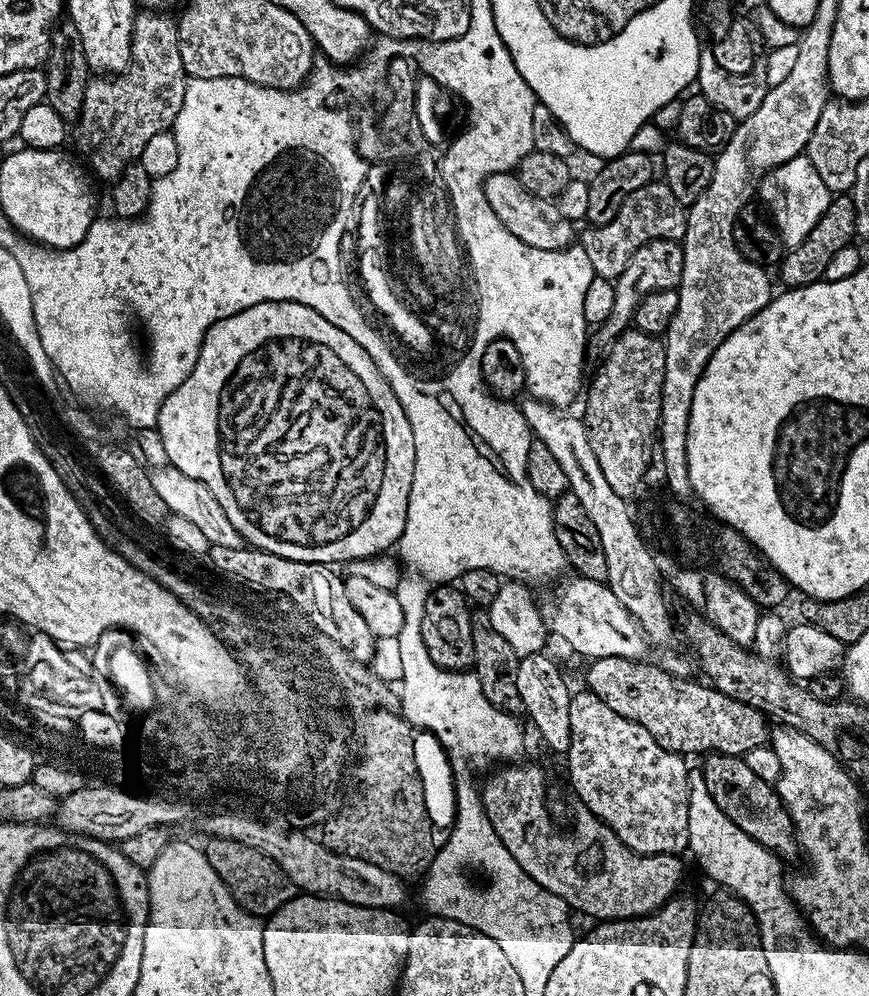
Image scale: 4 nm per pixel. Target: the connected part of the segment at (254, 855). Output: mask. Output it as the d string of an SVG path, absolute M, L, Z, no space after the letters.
M208 838L203 841L202 851L206 862L214 866L214 874L222 878L226 890L236 899L240 908L245 908L251 916L267 918L292 899L294 889L288 882L284 871L266 854L254 850L254 846L246 846L242 842L232 842L226 838Z

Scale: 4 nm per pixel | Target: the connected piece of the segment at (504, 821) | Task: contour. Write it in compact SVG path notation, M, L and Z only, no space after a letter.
M513 763L500 766L497 772L479 789L485 814L498 834L503 846L513 855L514 861L534 880L552 895L564 900L569 909L593 916L593 921L631 920L637 916L648 916L657 912L667 900L677 895L680 879L684 876L684 864L679 855L663 852L647 856L630 850L620 841L618 834L610 830L589 808L577 807L576 817L572 820L572 833L563 836L552 825L552 816L544 805L544 772L532 764Z

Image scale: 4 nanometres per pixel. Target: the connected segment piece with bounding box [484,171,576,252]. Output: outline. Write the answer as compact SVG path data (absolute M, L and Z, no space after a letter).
M515 171L499 172L486 177L484 197L486 202L490 202L490 210L498 214L498 220L502 222L502 226L506 226L506 230L510 230L514 238L526 242L526 246L534 246L534 250L561 252L562 249L573 245L576 238L573 221L562 216L556 202L543 200L530 194L530 190L526 190L526 186L522 186L522 182L516 177Z

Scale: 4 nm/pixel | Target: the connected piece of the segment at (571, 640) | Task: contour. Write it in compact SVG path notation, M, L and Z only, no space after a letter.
M576 576L565 586L560 592L560 597L556 600L556 606L550 614L550 628L553 635L561 636L574 651L580 656L588 656L592 660L598 658L606 658L607 656L617 656L618 658L626 658L627 660L643 661L644 656L650 649L650 641L644 635L642 629L636 625L636 620L628 611L626 606L622 606L622 602L618 602L618 598L614 598L614 594L609 590L607 583L598 580L587 580L585 576Z

